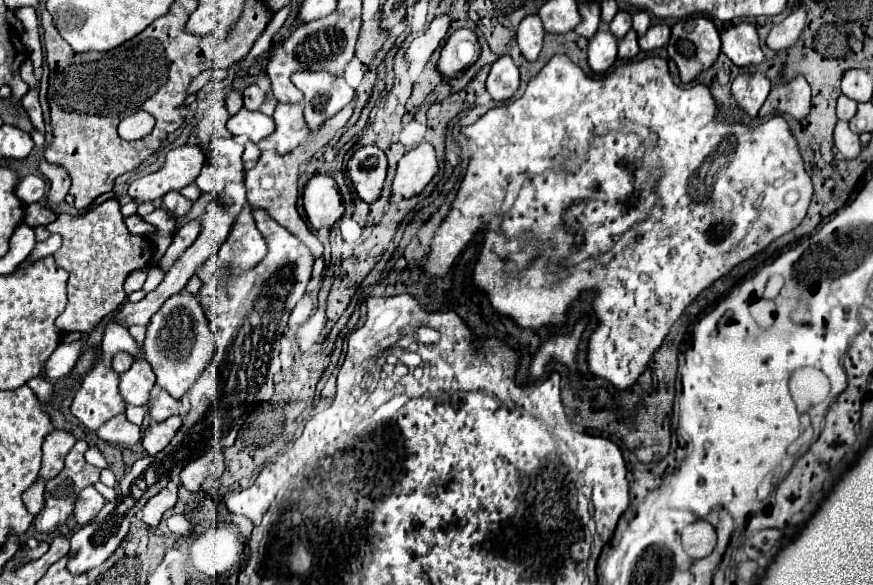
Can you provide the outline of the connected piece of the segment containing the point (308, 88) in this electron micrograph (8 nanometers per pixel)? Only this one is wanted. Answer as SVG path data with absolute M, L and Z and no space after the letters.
M297 72L293 74L293 84L305 94L305 122L309 126L309 136L315 134L321 124L341 112L353 100L353 88L345 78L335 78L329 72Z

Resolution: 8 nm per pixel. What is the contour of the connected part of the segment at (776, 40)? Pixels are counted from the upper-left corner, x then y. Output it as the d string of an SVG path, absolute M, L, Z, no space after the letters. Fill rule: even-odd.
M797 8L783 22L779 22L771 28L771 32L767 36L767 46L775 52L791 48L803 34L805 26L807 26L807 12L805 12L805 8Z

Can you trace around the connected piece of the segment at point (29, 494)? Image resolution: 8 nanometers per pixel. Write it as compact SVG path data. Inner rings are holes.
M39 478L29 486L29 490L23 492L23 502L29 508L29 512L33 512L33 516L43 508L43 486L45 486L45 480Z

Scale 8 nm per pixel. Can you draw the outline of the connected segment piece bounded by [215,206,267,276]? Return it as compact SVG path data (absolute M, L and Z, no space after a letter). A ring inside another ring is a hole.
M245 206L231 226L223 246L215 252L219 260L229 264L229 274L239 276L255 268L267 256L267 244L255 226L251 208Z

